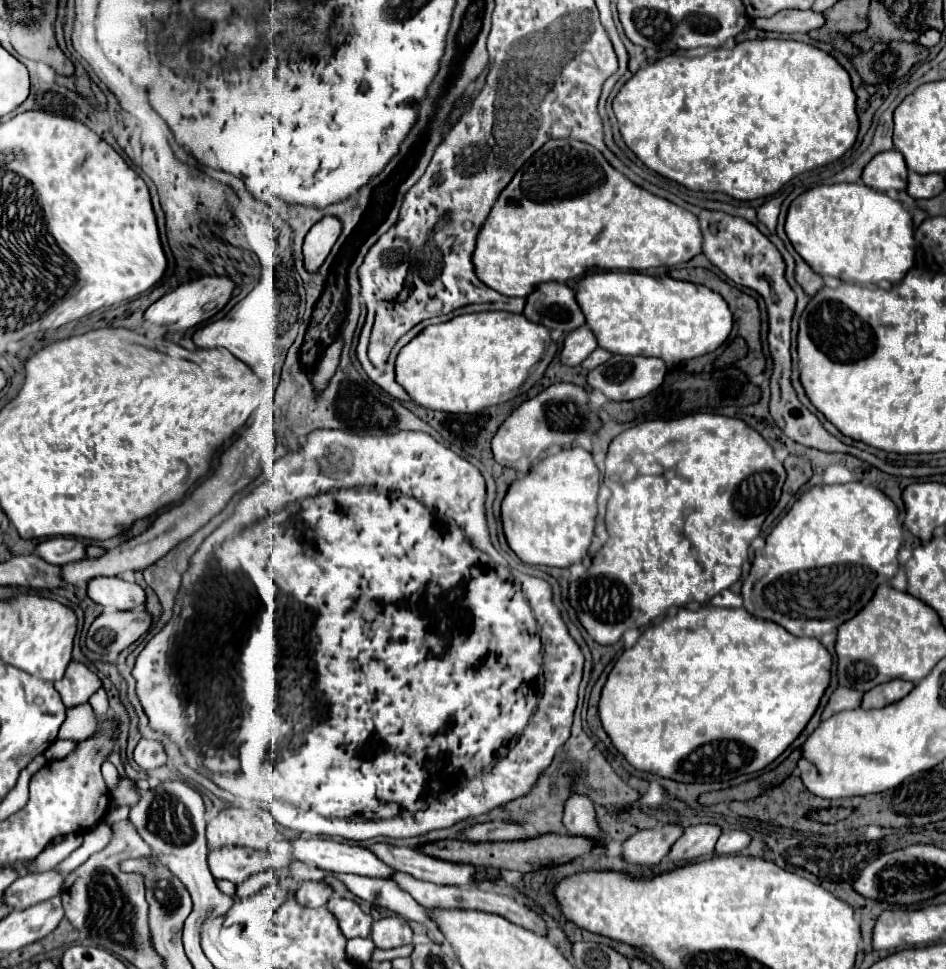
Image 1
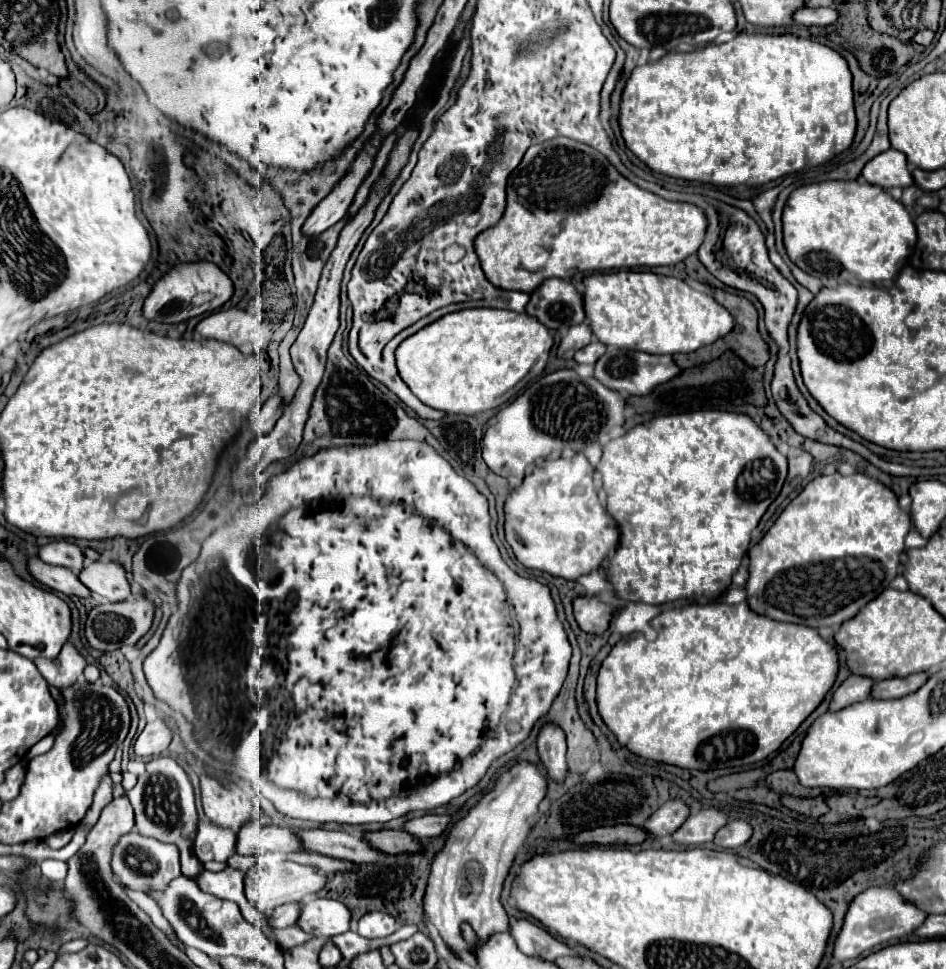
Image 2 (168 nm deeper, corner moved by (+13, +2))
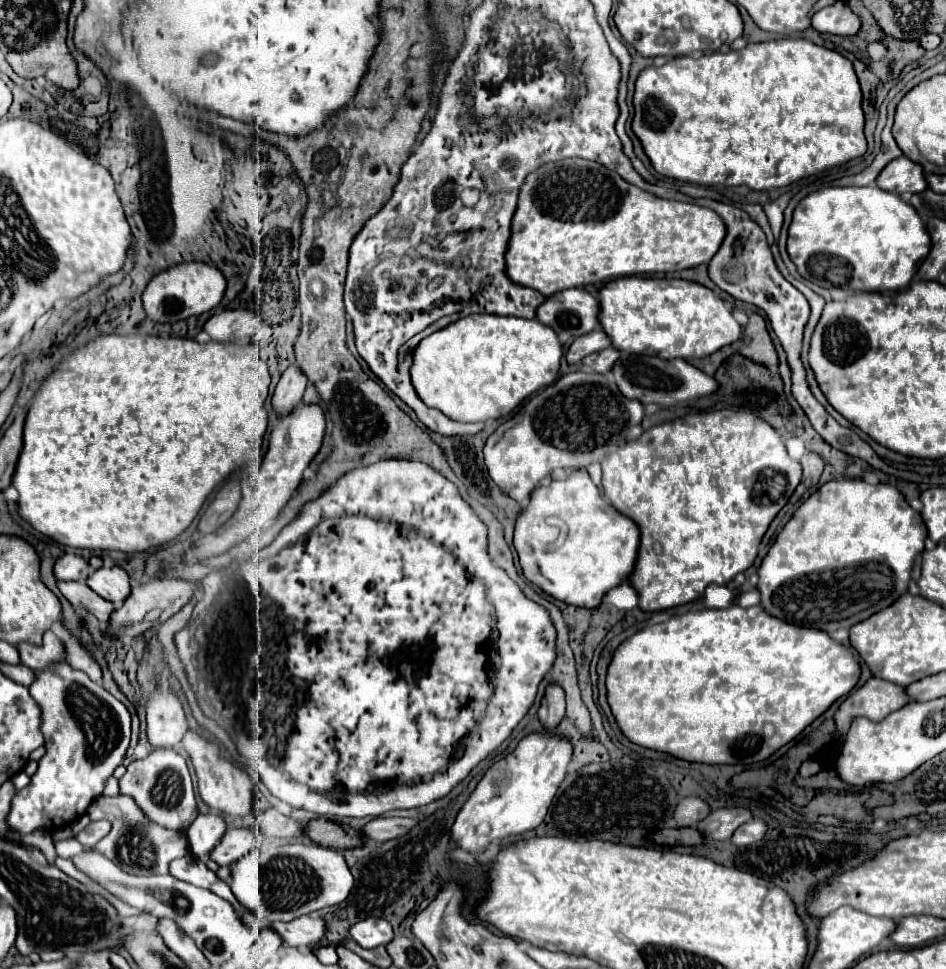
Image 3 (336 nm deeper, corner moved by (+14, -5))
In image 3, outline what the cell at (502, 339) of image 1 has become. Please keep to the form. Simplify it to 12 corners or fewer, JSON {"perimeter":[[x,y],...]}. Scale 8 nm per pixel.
{"perimeter":[[468,315],[412,351],[418,397],[462,423],[558,377],[536,319]]}

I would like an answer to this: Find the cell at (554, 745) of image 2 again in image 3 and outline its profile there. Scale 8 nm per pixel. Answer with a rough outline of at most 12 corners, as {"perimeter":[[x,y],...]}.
{"perimeter":[[546,689],[538,719],[552,731],[564,719],[564,691]]}

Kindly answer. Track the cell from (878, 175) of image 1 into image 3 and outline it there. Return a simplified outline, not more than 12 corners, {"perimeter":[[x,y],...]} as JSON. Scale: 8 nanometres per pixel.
{"perimeter":[[908,157],[890,161],[876,185],[892,193],[922,193],[924,171]]}

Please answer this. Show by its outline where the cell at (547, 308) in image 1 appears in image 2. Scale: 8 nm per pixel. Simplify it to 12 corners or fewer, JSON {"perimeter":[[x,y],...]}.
{"perimeter":[[549,278],[531,292],[527,314],[549,330],[583,324],[583,296]]}

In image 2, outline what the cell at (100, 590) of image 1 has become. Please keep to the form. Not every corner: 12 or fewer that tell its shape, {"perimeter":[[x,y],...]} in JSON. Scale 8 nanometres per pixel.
{"perimeter":[[91,562],[79,580],[93,594],[121,602],[131,594],[125,568]]}

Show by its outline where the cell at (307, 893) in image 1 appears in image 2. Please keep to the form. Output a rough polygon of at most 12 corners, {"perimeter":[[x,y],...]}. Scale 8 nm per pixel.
{"perimeter":[[283,904],[269,916],[273,928],[287,928],[299,918],[299,904]]}

